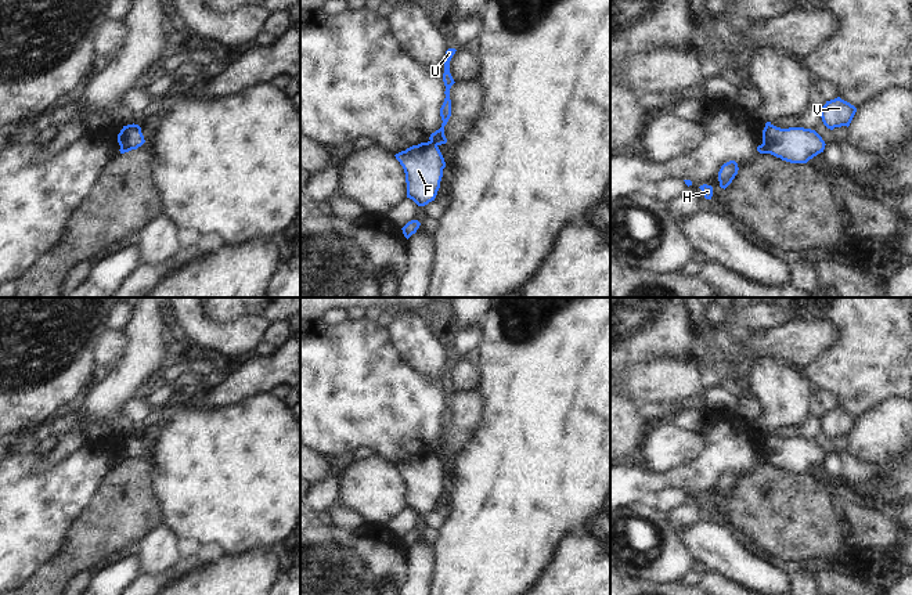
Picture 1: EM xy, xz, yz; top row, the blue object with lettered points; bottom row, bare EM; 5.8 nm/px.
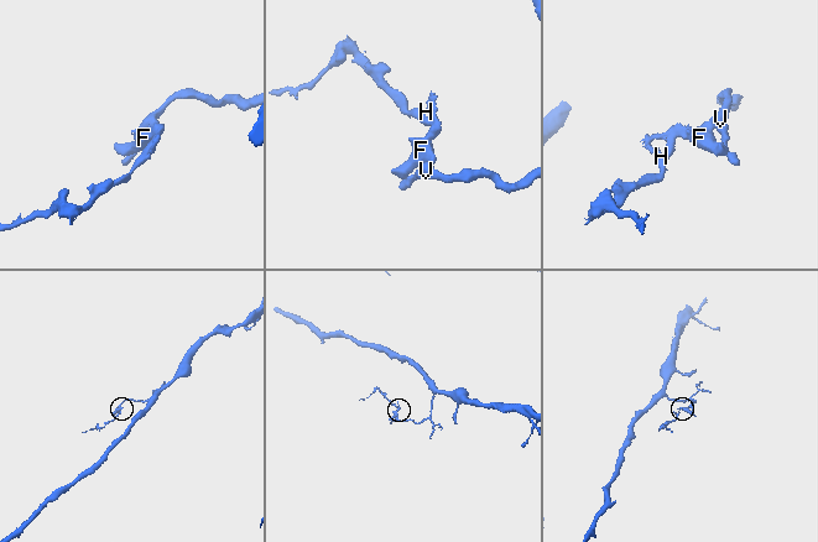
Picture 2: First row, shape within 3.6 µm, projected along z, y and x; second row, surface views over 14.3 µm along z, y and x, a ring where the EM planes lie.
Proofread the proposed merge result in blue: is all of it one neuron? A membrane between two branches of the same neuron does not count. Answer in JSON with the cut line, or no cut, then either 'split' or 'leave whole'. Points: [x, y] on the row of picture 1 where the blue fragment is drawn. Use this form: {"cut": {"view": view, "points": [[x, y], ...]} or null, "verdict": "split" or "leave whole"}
{"cut": {"view": "xz", "points": [[431, 140], [436, 145]]}, "verdict": "split"}

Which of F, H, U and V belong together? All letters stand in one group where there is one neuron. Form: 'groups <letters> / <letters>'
groups F V / H U

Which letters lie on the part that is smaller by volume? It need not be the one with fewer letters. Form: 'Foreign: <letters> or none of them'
Foreign: H, U

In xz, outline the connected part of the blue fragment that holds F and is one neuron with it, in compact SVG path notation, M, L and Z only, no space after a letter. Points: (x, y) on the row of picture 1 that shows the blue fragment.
M432 141L421 143L394 156L405 173L407 198L418 206L435 201L446 167L439 147Z

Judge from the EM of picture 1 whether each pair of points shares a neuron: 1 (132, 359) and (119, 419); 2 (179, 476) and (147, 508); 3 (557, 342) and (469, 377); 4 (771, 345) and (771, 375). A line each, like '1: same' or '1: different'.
1: same
2: different
3: different
4: different

